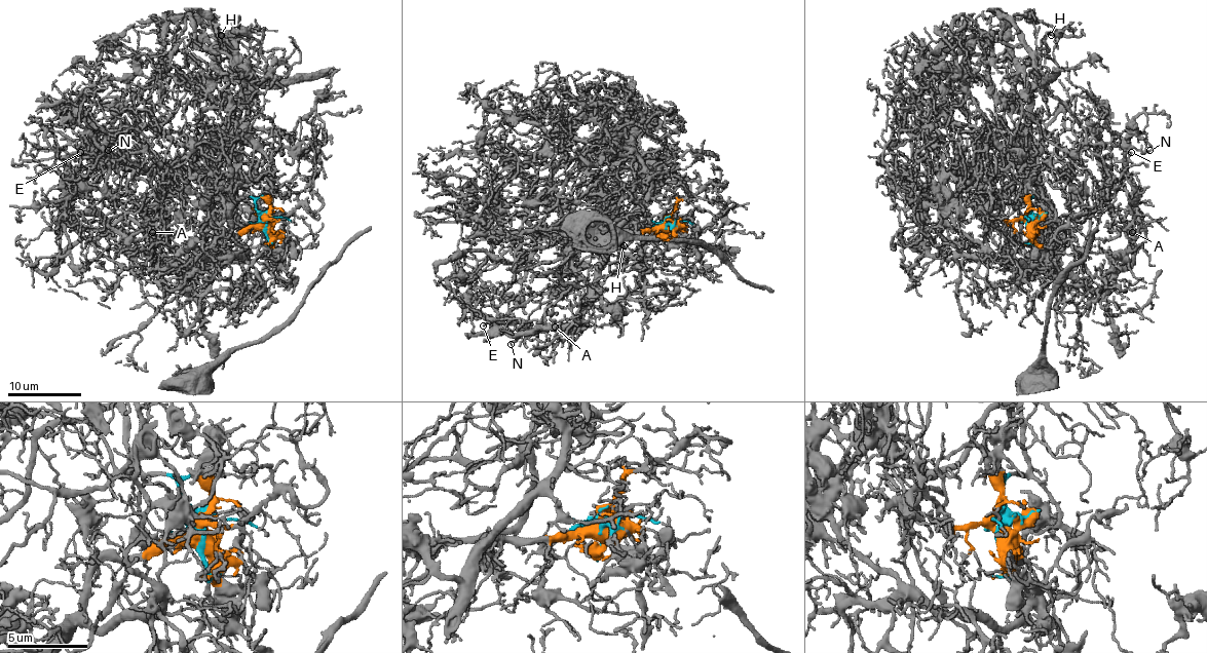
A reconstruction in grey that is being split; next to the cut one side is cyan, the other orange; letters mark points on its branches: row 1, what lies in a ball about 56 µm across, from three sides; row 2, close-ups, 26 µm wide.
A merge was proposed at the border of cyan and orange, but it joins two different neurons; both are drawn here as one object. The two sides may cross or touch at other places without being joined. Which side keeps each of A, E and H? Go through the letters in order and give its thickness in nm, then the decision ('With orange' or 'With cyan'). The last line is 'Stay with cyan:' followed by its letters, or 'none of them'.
A: Thickness 130 nm. With orange
E: Thickness 130 nm. With orange
H: Thickness 140 nm. With cyan
Stay with cyan: H

